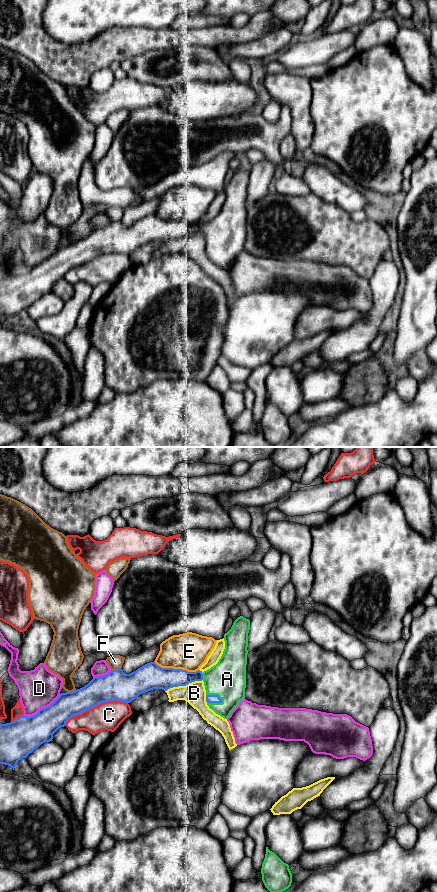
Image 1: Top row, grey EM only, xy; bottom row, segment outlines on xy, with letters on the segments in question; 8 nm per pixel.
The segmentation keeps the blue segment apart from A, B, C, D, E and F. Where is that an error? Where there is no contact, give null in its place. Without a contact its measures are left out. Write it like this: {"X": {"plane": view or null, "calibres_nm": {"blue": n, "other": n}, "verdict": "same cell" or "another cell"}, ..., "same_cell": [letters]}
{"A": {"plane": "xy", "calibres_nm": {"blue": 60, "other": 300}, "verdict": "same cell"}, "B": {"plane": "xy", "calibres_nm": {"blue": 190, "other": 180}, "verdict": "another cell"}, "C": {"plane": "xy", "calibres_nm": {"blue": 240, "other": 220}, "verdict": "another cell"}, "D": {"plane": "xy", "calibres_nm": {"blue": 280, "other": 320}, "verdict": "another cell"}, "E": {"plane": "xy", "calibres_nm": {"blue": 220, "other": 300}, "verdict": "another cell"}, "F": {"plane": "xy", "calibres_nm": {"blue": 240, "other": 120}, "verdict": "another cell"}, "same_cell": ["A"]}

